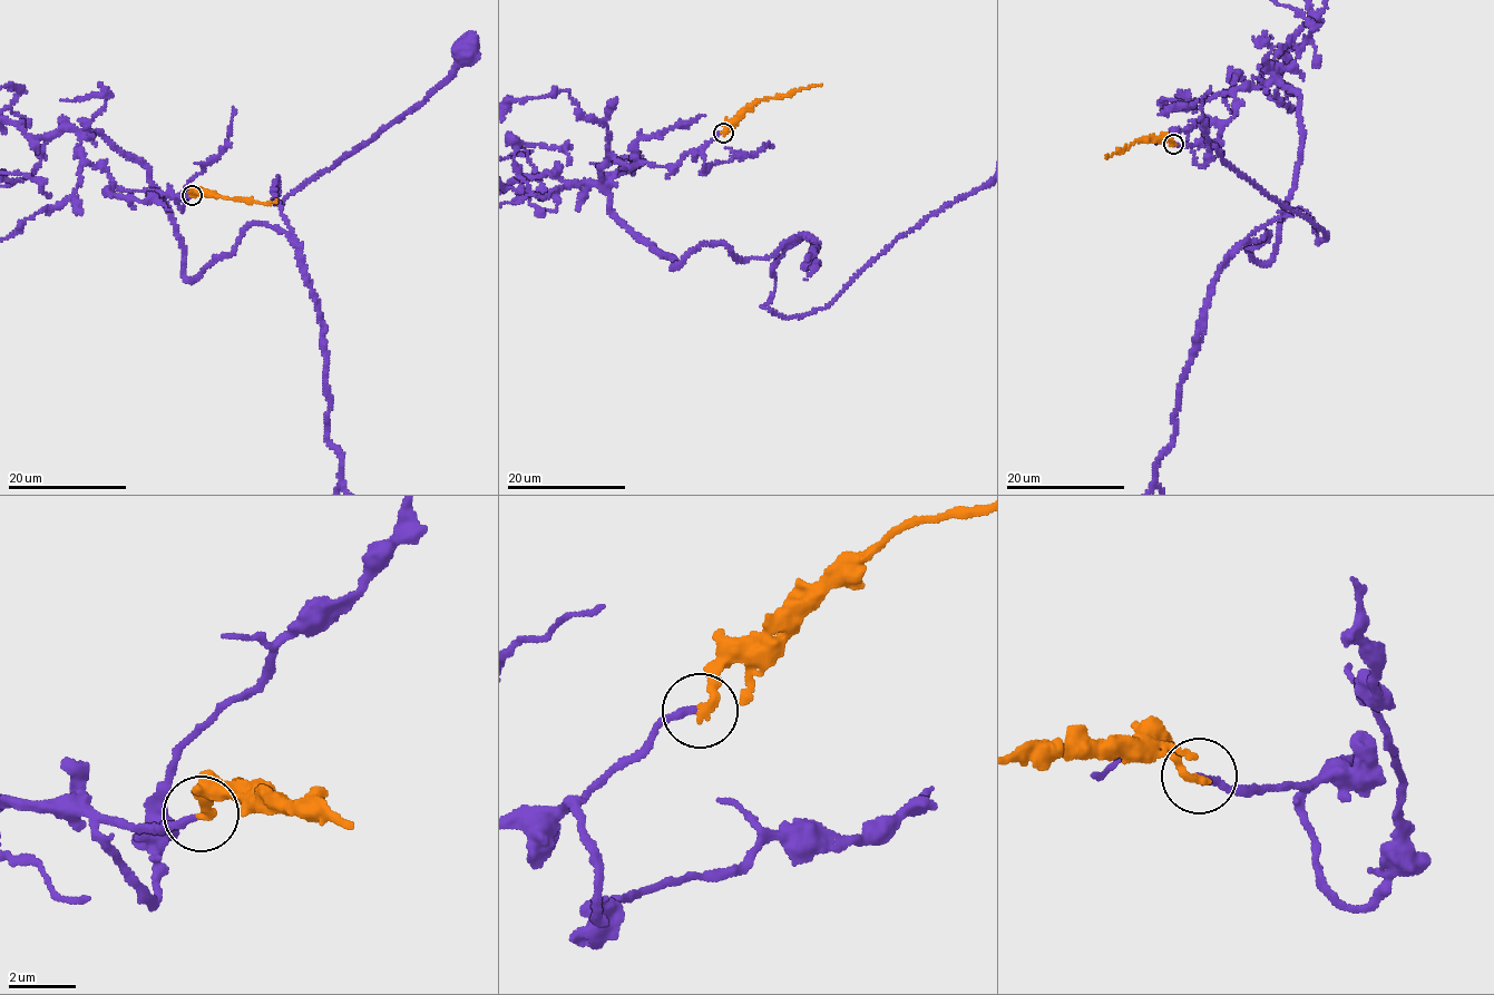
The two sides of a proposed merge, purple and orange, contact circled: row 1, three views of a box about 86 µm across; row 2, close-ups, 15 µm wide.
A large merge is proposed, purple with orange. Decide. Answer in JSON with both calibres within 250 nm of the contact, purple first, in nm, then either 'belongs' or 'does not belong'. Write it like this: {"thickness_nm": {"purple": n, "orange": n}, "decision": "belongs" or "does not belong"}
{"thickness_nm": {"purple": 220, "orange": 280}, "decision": "belongs"}

